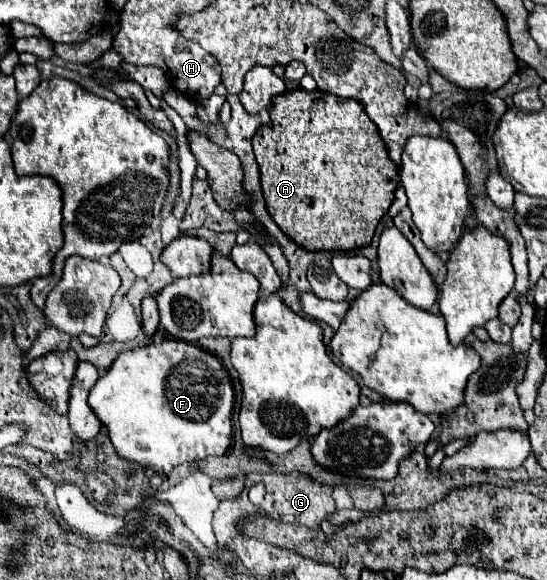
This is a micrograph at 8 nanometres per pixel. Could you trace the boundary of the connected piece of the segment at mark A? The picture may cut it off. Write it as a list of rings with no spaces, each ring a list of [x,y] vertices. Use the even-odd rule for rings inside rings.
[[[292,89],[292,91],[284,91],[282,95],[274,97],[272,101],[272,109],[270,109],[270,121],[266,125],[262,125],[254,137],[252,137],[252,147],[254,147],[254,155],[260,167],[260,185],[262,185],[262,193],[264,193],[264,201],[268,207],[268,213],[272,215],[274,223],[294,241],[298,243],[302,249],[306,251],[350,251],[356,247],[364,247],[370,245],[374,229],[378,225],[378,221],[382,219],[382,215],[388,211],[392,199],[394,199],[394,189],[398,187],[398,167],[394,165],[394,161],[388,157],[386,145],[376,129],[376,125],[372,123],[372,119],[366,115],[364,107],[354,101],[354,99],[340,99],[336,95],[328,95],[322,91],[302,91]]]

